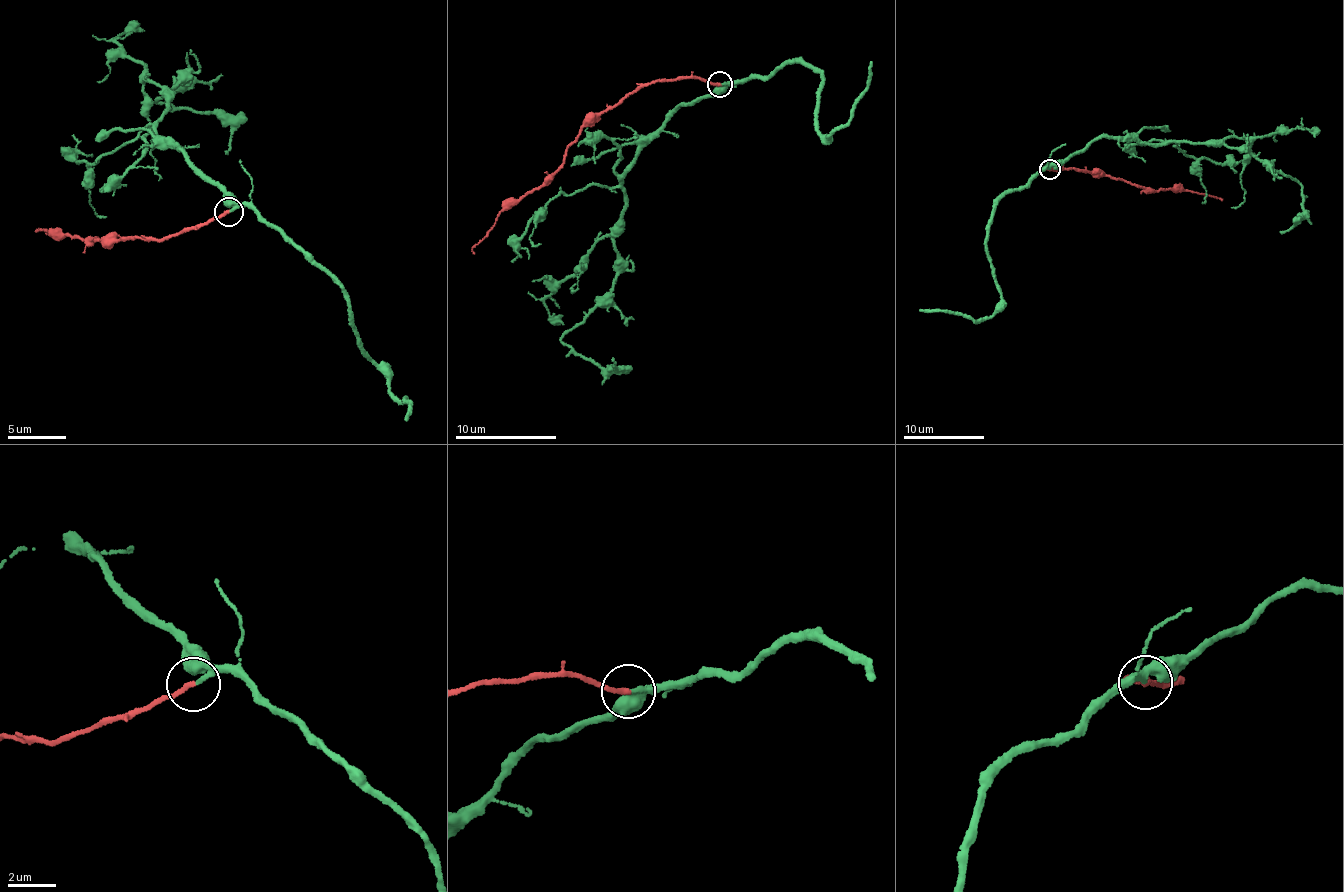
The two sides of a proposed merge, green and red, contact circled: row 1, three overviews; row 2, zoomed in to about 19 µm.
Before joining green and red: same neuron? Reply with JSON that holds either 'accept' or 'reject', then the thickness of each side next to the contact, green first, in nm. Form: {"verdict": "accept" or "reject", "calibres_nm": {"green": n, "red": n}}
{"verdict": "accept", "calibres_nm": {"green": 130, "red": 200}}

